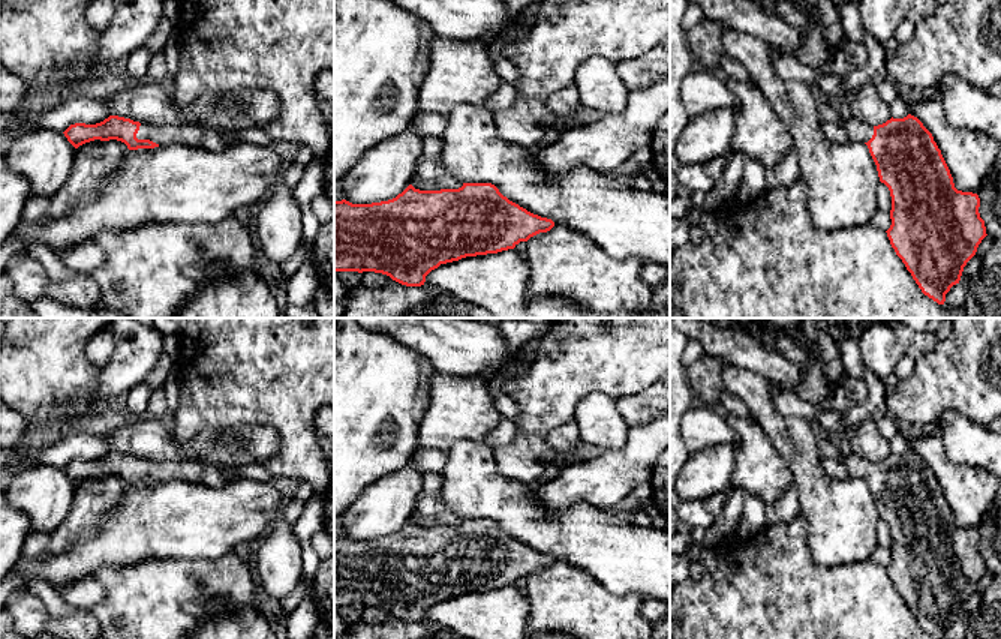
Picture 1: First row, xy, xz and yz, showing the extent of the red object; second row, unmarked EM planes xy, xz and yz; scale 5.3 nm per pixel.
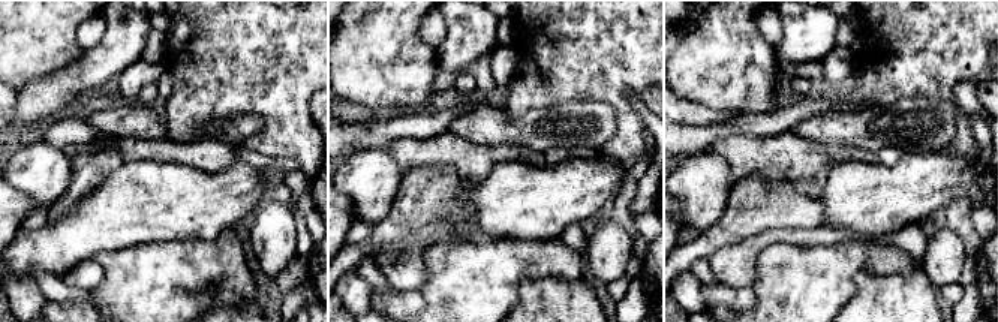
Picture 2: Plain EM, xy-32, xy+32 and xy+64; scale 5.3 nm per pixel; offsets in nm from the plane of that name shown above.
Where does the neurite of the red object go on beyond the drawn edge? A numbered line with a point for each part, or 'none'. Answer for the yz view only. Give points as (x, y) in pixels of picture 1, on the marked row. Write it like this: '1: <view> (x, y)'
1: yz (856, 131)

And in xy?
1: xy (215, 140)

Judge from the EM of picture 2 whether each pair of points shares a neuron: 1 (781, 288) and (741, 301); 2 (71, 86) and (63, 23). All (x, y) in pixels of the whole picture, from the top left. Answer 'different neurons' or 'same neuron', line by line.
1: different neurons
2: different neurons

